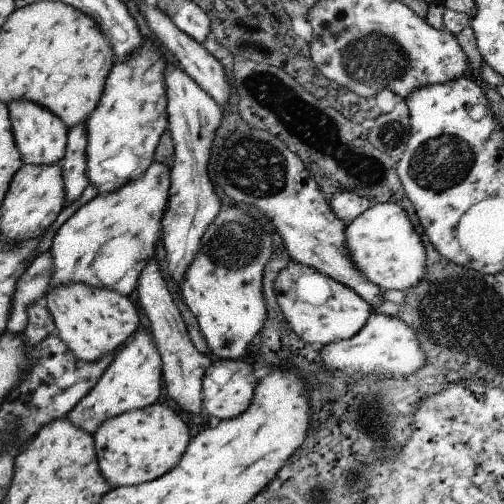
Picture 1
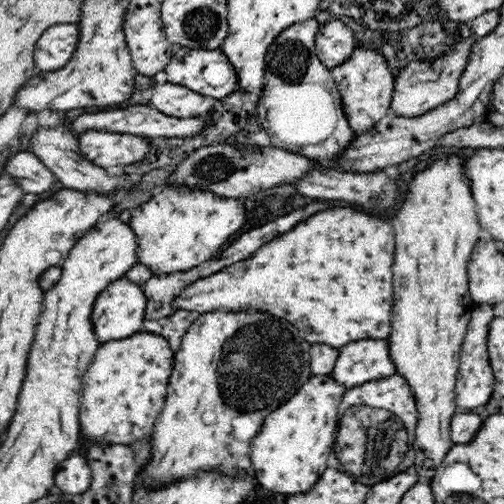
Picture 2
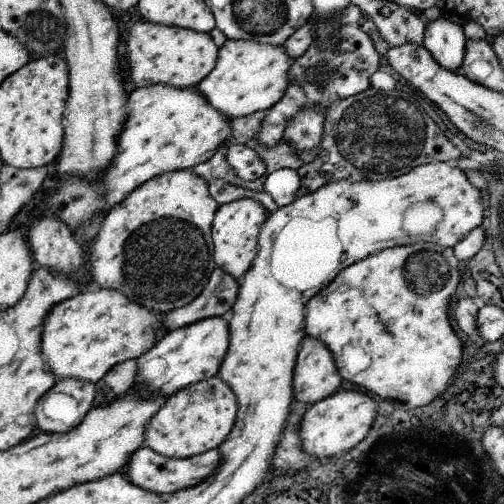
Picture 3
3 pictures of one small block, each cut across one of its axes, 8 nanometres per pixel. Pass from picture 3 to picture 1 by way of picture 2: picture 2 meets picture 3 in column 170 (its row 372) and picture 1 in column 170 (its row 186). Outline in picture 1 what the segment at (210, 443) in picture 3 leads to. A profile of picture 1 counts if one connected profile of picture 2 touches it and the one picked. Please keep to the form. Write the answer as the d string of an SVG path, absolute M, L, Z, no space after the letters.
M155 402L143 410L133 410L117 418L109 418L93 434L93 442L99 470L107 484L113 488L127 488L155 482L163 474L171 472L183 458L183 450L189 442L189 430L175 412L171 416L167 406Z

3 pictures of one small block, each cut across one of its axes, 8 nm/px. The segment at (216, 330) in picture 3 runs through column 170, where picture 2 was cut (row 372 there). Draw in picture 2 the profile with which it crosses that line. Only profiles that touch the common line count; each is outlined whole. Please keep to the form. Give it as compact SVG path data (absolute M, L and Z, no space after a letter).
M388 338L356 340L342 346L338 354L330 376L348 390L374 380L386 380L398 372L390 354Z

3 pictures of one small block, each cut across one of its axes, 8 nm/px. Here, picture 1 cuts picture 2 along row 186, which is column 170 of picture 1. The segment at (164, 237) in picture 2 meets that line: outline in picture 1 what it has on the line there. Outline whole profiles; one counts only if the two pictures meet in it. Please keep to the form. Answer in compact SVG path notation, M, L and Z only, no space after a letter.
M155 162L155 166L151 166L151 170L147 170L147 174L143 174L143 178L131 180L129 184L123 186L123 190L113 190L113 194L105 194L105 196L97 194L87 204L77 208L73 212L73 216L53 236L53 242L49 248L51 258L53 258L53 276L51 276L49 290L53 290L55 286L67 286L67 284L87 284L91 288L105 288L99 282L99 278L95 276L91 262L93 262L95 254L99 252L99 248L109 238L115 238L121 234L131 234L141 240L141 250L135 260L137 264L131 266L125 272L125 276L119 278L119 282L115 282L113 286L107 288L107 290L119 292L123 296L129 296L137 288L143 268L155 256L153 254L155 244L161 242L163 216L167 212L169 190L171 190L171 166Z

